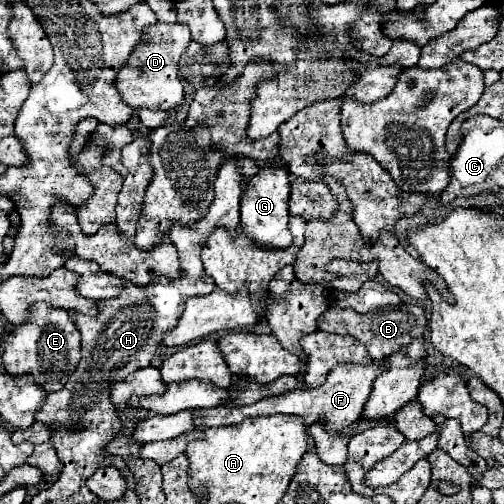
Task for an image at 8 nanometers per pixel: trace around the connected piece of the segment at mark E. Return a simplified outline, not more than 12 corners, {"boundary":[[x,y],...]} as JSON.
{"boundary":[[34,303],[4,339],[10,375],[46,393],[80,361],[68,311]]}

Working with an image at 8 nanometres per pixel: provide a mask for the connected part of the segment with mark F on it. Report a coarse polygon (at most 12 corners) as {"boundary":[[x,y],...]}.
{"boundary":[[388,361],[338,363],[320,387],[244,407],[196,409],[196,429],[256,415],[320,417],[344,431],[362,415]]}

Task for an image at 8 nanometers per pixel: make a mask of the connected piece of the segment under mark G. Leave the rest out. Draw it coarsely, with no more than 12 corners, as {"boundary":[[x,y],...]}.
{"boundary":[[262,165],[242,193],[242,229],[288,247],[286,165]]}

